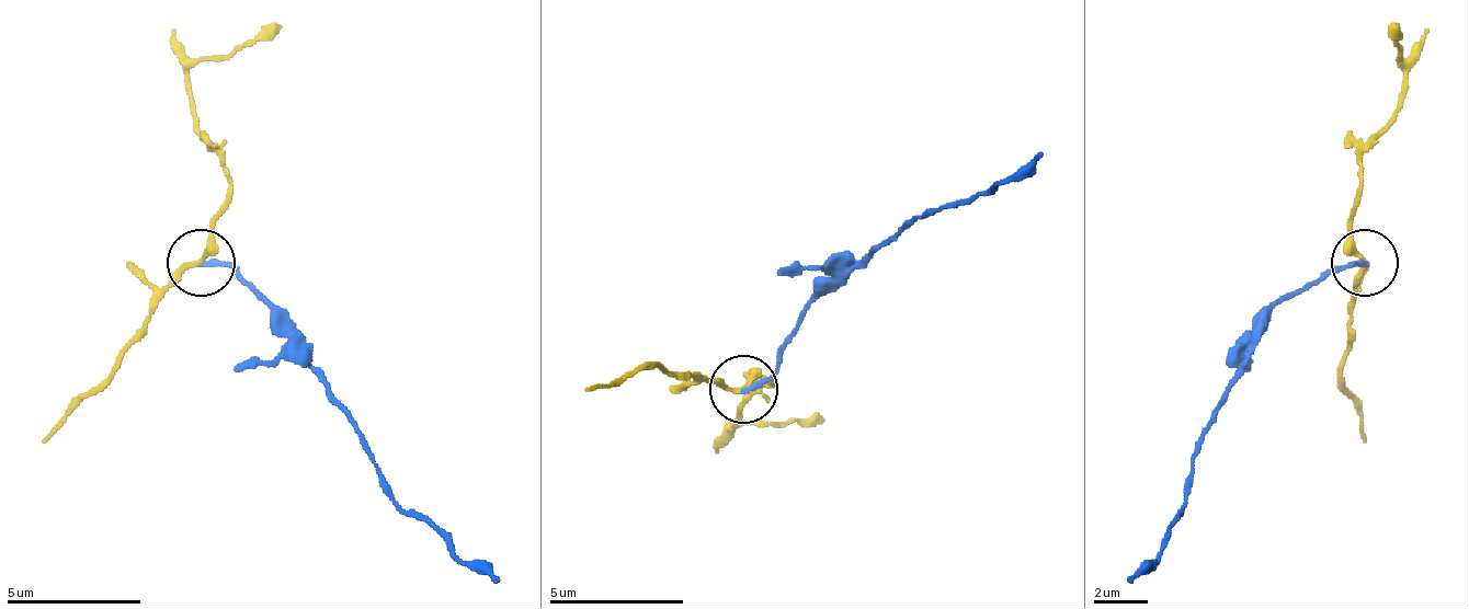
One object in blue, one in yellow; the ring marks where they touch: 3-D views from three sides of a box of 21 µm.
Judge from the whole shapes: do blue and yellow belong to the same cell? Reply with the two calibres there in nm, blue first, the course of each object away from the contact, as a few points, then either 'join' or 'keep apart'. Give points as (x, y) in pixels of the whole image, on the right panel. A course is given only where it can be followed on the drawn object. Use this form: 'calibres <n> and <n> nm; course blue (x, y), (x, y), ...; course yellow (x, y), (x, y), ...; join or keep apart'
calibres 200 and 200 nm; course blue (1366, 264), (1346, 264), (1272, 311), (1210, 420), (1170, 541), (1129, 582); course yellow (1366, 264), (1353, 244), (1359, 170), (1387, 129), (1407, 75), (1393, 27); keep apart

